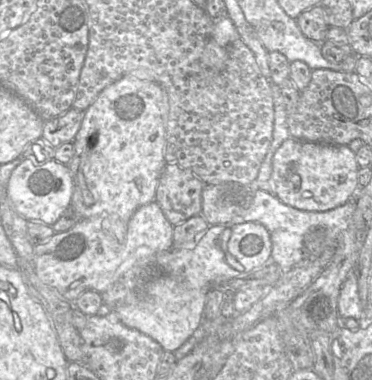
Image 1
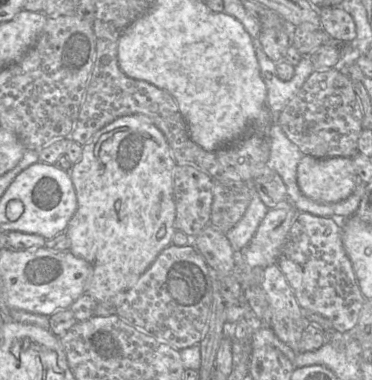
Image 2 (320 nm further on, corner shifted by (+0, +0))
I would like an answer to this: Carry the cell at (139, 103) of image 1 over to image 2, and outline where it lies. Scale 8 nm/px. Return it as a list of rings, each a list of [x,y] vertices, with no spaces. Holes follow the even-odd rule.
[[[131,115],[117,118],[97,131],[91,140],[82,147],[80,160],[70,170],[70,177],[76,191],[77,210],[65,232],[70,239],[70,251],[74,255],[86,260],[91,266],[91,277],[85,293],[92,296],[98,303],[110,302],[115,295],[131,288],[150,267],[159,253],[172,244],[172,237],[177,231],[174,227],[176,209],[173,198],[173,172],[176,165],[177,163],[172,156],[171,148],[164,134],[150,120],[143,116]]]

